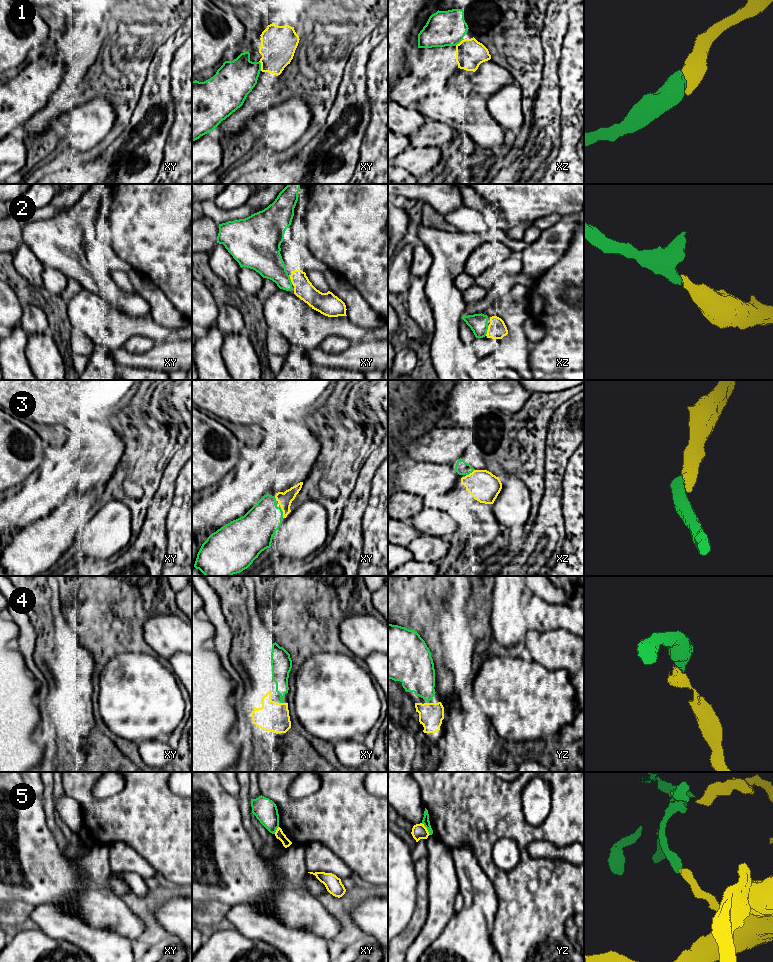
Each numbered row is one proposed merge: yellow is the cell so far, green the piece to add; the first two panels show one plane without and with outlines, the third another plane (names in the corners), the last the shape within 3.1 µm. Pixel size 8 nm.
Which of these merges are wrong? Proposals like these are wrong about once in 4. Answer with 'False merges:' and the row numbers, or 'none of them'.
False merges: 5

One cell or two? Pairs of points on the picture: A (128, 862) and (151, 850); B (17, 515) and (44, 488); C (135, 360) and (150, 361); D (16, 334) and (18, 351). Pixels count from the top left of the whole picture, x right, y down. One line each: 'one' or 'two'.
A: two
B: one
C: one
D: one

